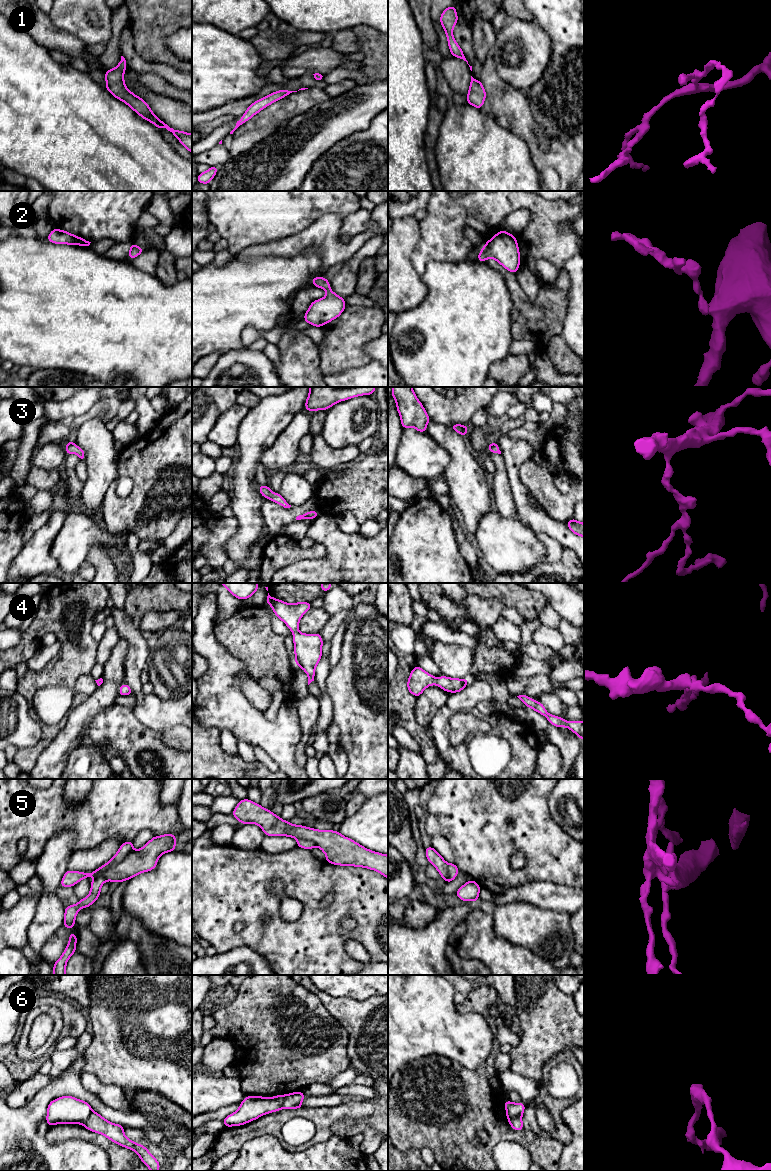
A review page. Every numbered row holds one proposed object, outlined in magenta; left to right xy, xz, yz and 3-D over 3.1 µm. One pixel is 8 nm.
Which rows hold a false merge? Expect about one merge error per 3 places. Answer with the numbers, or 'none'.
5, 6

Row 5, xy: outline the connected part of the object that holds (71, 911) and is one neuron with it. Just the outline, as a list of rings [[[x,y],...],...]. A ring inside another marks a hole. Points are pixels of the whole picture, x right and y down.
[[[133,841],[122,843],[113,858],[101,867],[100,874],[95,877],[93,881],[91,881],[91,889],[89,895],[84,899],[80,899],[77,904],[65,907],[63,922],[64,927],[72,929],[75,926],[75,918],[77,912],[82,908],[91,906],[101,895],[101,886],[107,881],[105,877],[105,871],[109,868],[110,865],[114,865],[115,863],[123,860],[125,856],[132,850],[132,848]]]

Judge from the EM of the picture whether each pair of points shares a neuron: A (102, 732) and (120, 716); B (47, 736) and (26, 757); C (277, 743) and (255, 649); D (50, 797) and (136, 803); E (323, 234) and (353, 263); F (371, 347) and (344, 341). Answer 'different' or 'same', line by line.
A: same
B: same
C: different
D: same
E: different
F: different

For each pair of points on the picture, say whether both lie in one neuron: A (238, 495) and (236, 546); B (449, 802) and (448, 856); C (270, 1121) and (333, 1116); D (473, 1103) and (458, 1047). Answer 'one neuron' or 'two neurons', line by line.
A: one neuron
B: two neurons
C: one neuron
D: two neurons

